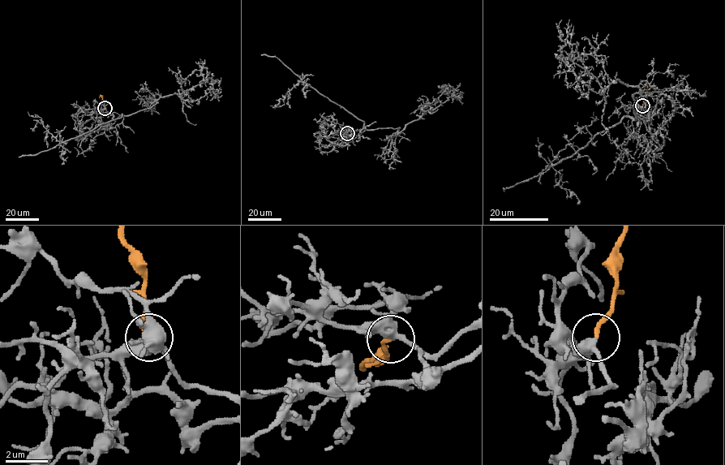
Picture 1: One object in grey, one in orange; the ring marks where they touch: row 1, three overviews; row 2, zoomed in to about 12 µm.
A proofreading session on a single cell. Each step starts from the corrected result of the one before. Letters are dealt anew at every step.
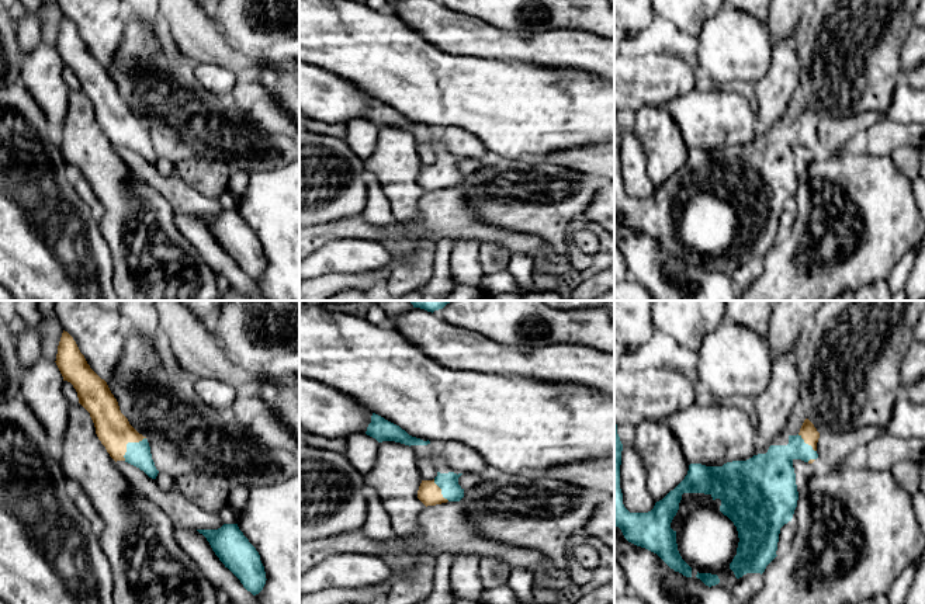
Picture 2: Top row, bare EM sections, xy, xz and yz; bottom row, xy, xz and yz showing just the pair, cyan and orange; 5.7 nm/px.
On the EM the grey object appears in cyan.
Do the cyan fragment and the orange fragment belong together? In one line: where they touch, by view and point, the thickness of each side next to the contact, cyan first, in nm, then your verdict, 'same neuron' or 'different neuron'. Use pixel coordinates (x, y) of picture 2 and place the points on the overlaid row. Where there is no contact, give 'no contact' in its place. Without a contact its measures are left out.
contact xy (128, 443); calibres 140 and 200 nm; same neuron

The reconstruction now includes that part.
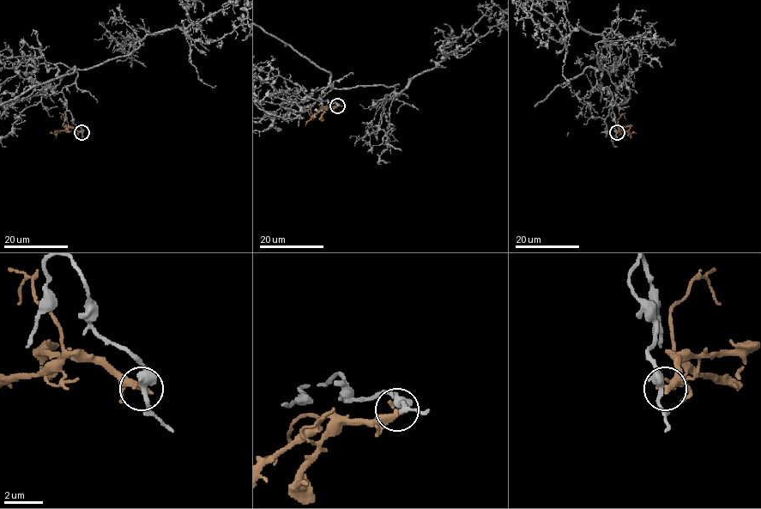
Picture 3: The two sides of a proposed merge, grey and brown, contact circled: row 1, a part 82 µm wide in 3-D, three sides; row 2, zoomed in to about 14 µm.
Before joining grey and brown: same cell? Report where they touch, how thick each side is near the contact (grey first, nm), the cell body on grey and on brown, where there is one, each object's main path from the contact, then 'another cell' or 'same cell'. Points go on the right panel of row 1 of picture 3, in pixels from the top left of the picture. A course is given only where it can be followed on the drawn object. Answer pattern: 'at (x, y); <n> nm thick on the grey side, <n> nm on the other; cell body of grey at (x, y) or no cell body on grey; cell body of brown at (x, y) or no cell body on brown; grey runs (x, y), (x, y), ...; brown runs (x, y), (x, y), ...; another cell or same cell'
at (617, 132); 400 nm thick on the grey side, 400 nm on the other; no cell body on grey; no cell body on brown; grey runs (616, 132), (613, 94), (594, 75), (604, 38), (581, 27), (564, 38), (521, 3); brown runs (616, 132), (619, 128), (637, 133); another cell

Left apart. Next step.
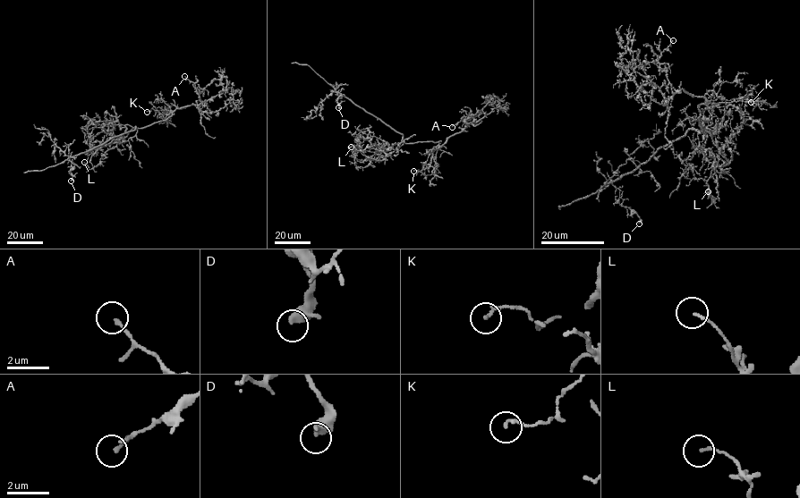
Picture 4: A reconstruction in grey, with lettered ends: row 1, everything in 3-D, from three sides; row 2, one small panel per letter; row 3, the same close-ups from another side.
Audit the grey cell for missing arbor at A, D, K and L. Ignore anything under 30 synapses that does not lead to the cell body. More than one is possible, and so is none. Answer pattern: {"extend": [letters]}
{"extend": []}

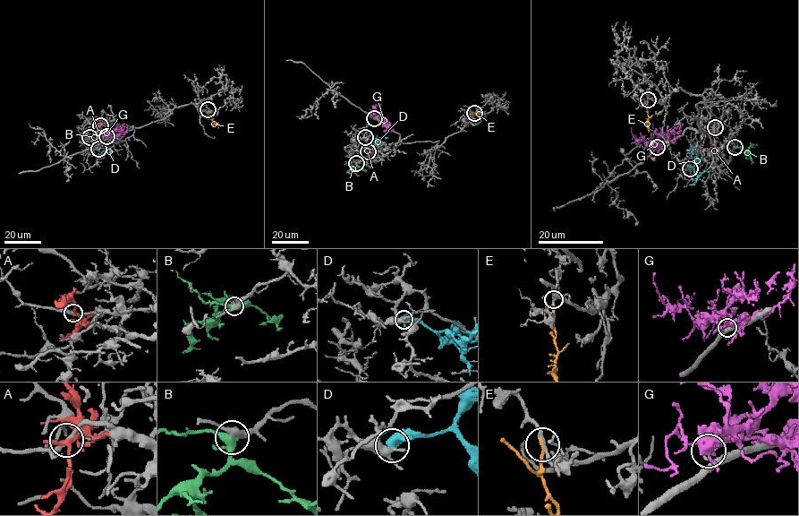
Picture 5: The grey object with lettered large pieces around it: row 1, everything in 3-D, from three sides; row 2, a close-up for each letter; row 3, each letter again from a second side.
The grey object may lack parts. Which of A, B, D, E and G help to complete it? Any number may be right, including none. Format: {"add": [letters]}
{"add": ["E"]}

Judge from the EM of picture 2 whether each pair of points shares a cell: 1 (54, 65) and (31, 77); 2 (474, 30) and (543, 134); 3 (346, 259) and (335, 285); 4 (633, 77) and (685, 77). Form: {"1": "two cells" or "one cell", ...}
{"1": "one cell", "2": "two cells", "3": "two cells", "4": "one cell"}

